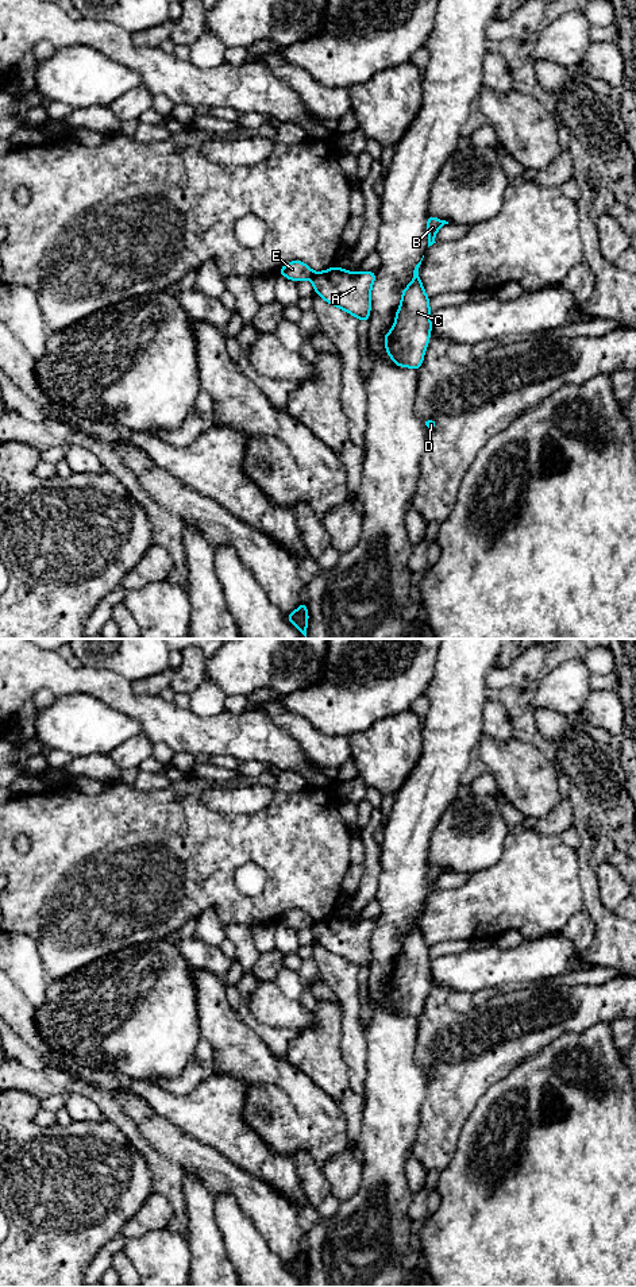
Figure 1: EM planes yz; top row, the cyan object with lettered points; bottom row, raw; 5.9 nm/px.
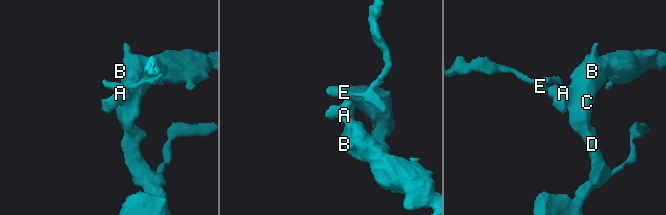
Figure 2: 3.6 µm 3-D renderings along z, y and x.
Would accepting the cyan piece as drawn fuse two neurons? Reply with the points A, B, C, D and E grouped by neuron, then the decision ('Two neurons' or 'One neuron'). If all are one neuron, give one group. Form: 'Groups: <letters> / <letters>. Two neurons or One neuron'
Groups: A B C D / E. Two neurons

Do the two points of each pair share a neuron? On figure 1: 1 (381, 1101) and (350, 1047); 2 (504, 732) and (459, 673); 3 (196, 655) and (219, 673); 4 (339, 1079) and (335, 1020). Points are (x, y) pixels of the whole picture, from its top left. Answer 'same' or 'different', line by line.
1: different
2: different
3: different
4: same

